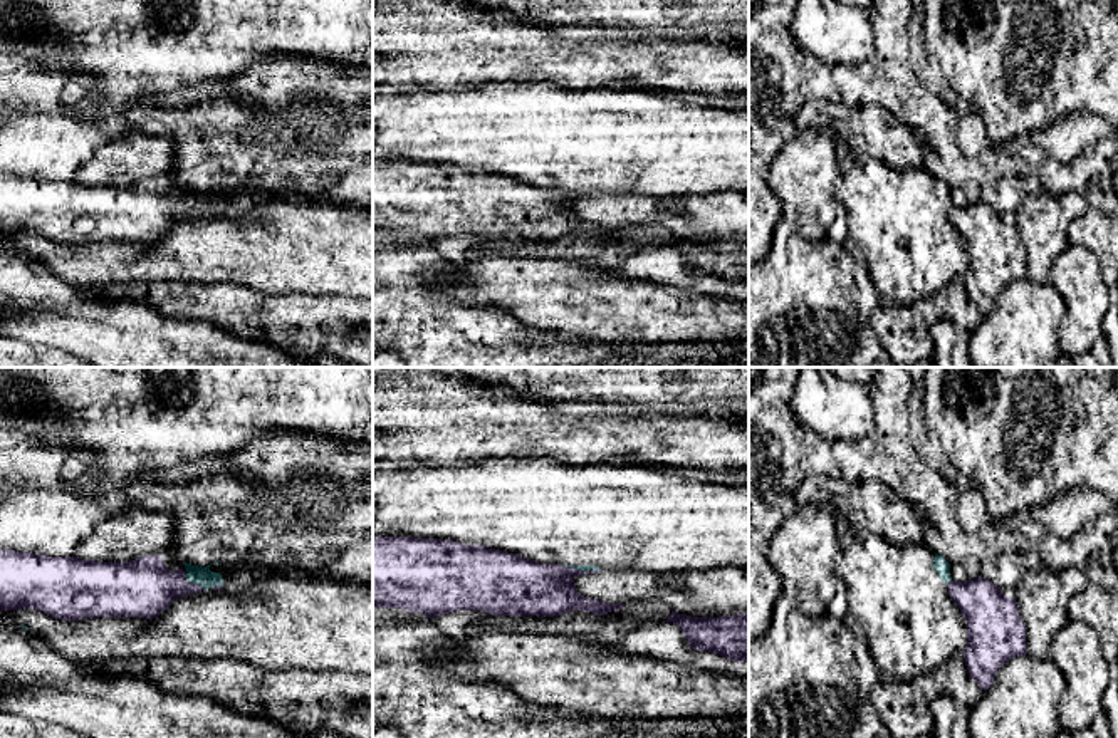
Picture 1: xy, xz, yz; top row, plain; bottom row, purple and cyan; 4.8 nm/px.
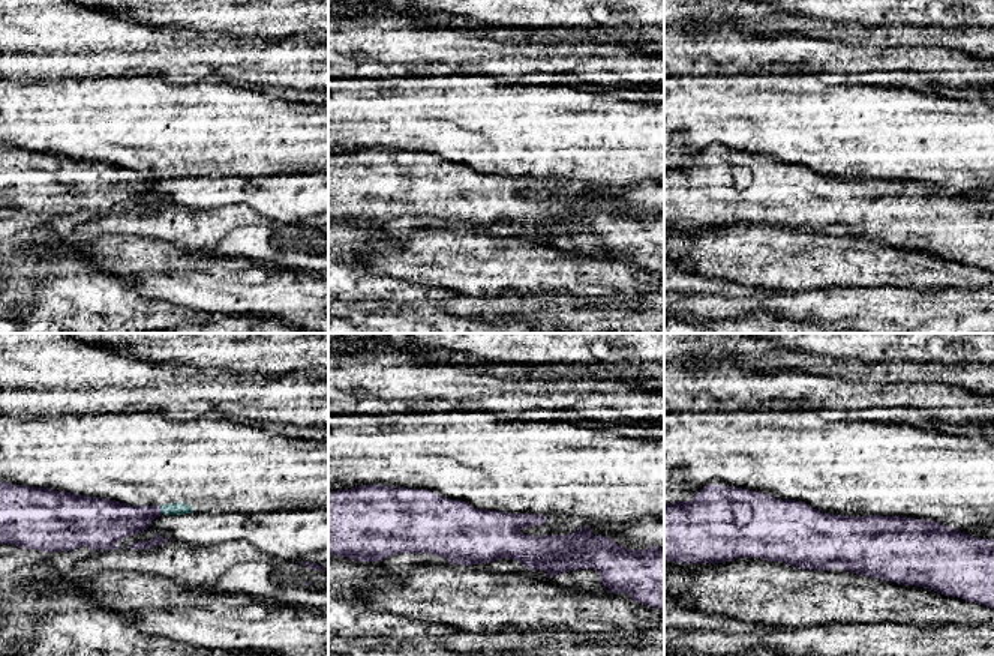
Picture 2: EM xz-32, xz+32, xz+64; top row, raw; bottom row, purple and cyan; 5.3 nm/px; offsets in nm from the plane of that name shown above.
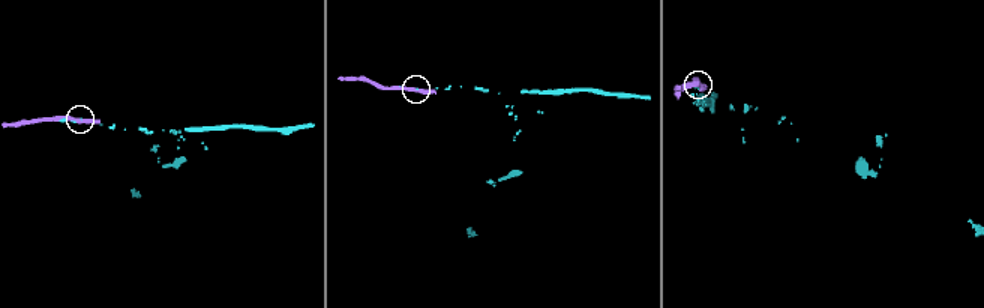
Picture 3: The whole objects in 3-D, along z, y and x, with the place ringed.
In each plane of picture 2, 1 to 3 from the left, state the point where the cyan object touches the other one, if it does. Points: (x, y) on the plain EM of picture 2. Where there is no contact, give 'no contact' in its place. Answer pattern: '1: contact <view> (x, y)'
1: contact xz-32 (159, 173)
2: no contact
3: no contact

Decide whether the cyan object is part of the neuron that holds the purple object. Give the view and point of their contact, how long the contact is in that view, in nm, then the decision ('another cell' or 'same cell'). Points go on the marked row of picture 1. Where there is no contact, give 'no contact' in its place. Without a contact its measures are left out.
xy (193, 584) | 120 nm | another cell

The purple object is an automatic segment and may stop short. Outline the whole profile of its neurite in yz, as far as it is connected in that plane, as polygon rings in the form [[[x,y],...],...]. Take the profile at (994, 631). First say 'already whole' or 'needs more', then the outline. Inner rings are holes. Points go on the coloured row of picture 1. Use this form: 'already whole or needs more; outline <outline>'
already whole; outline [[[950,580],[948,595],[955,600],[967,622],[967,646],[962,651],[970,678],[987,691],[995,673],[1014,656],[1026,656],[1026,624],[1019,619],[1019,607],[1012,597],[1006,597],[990,580]]]

